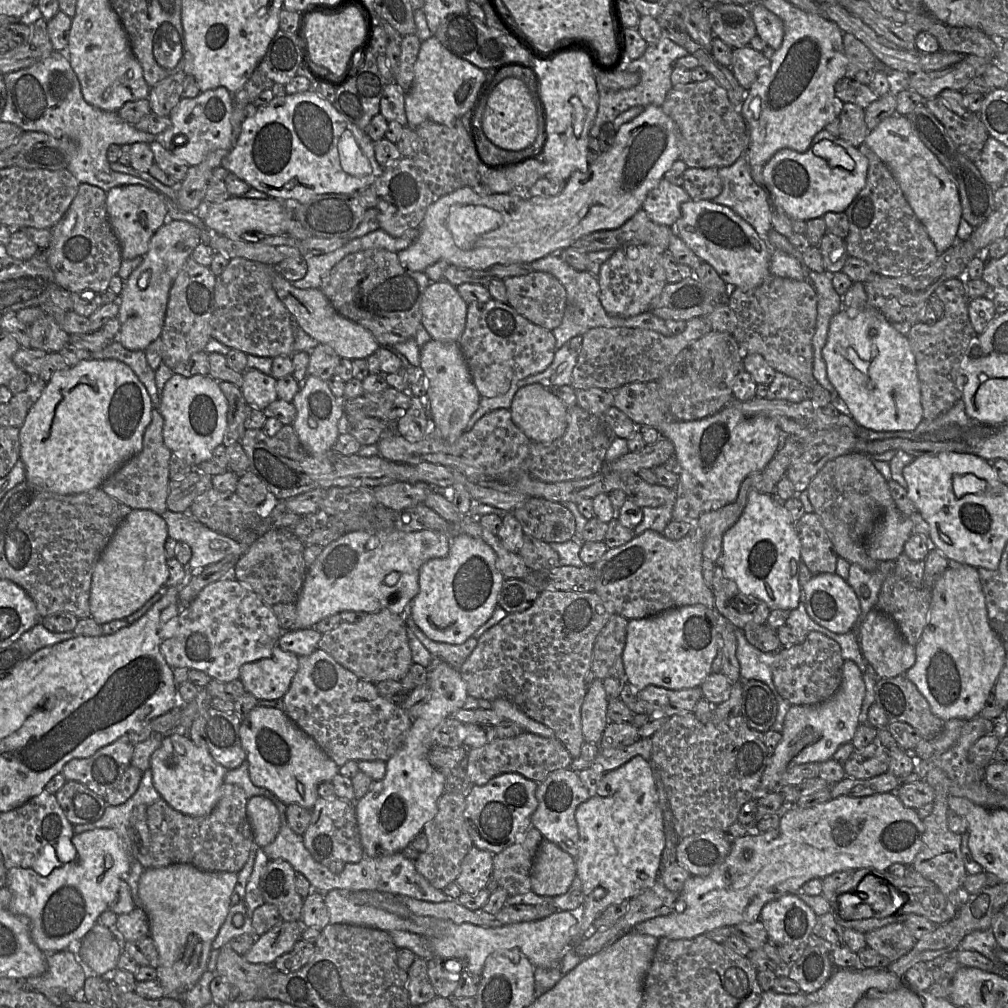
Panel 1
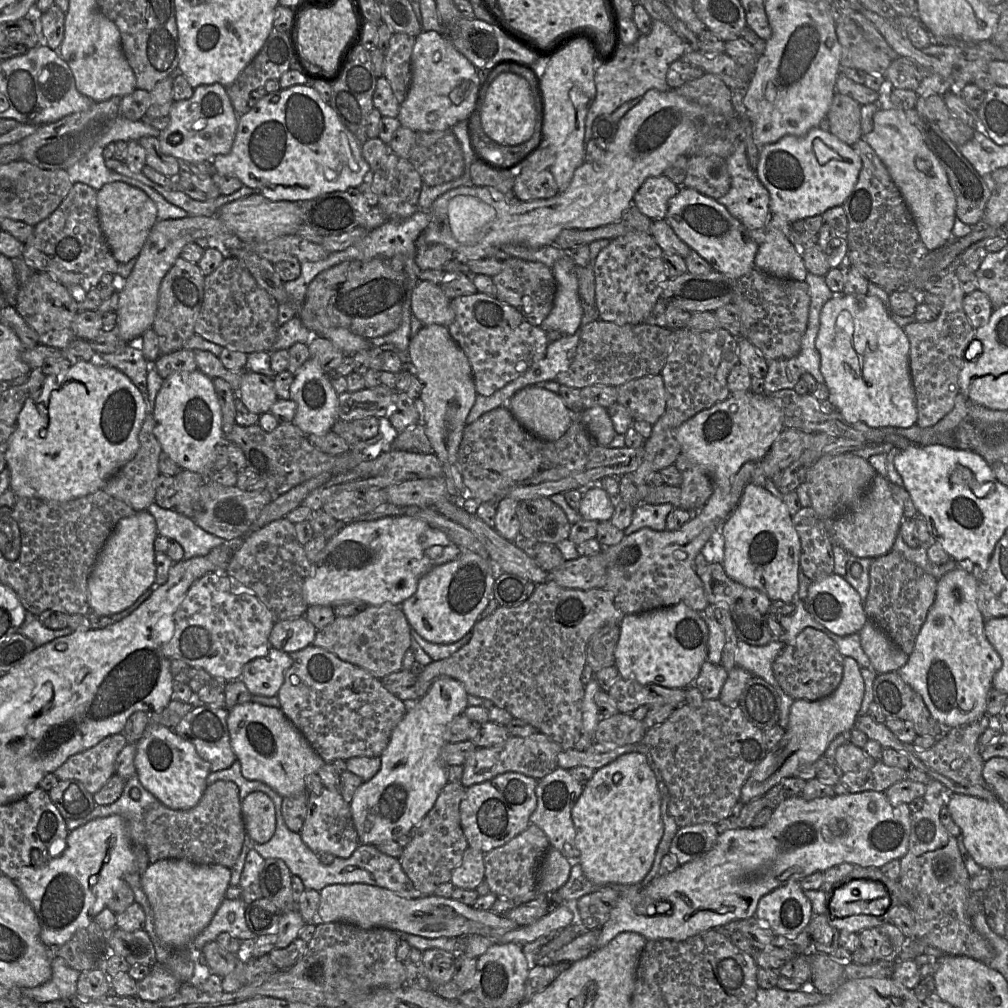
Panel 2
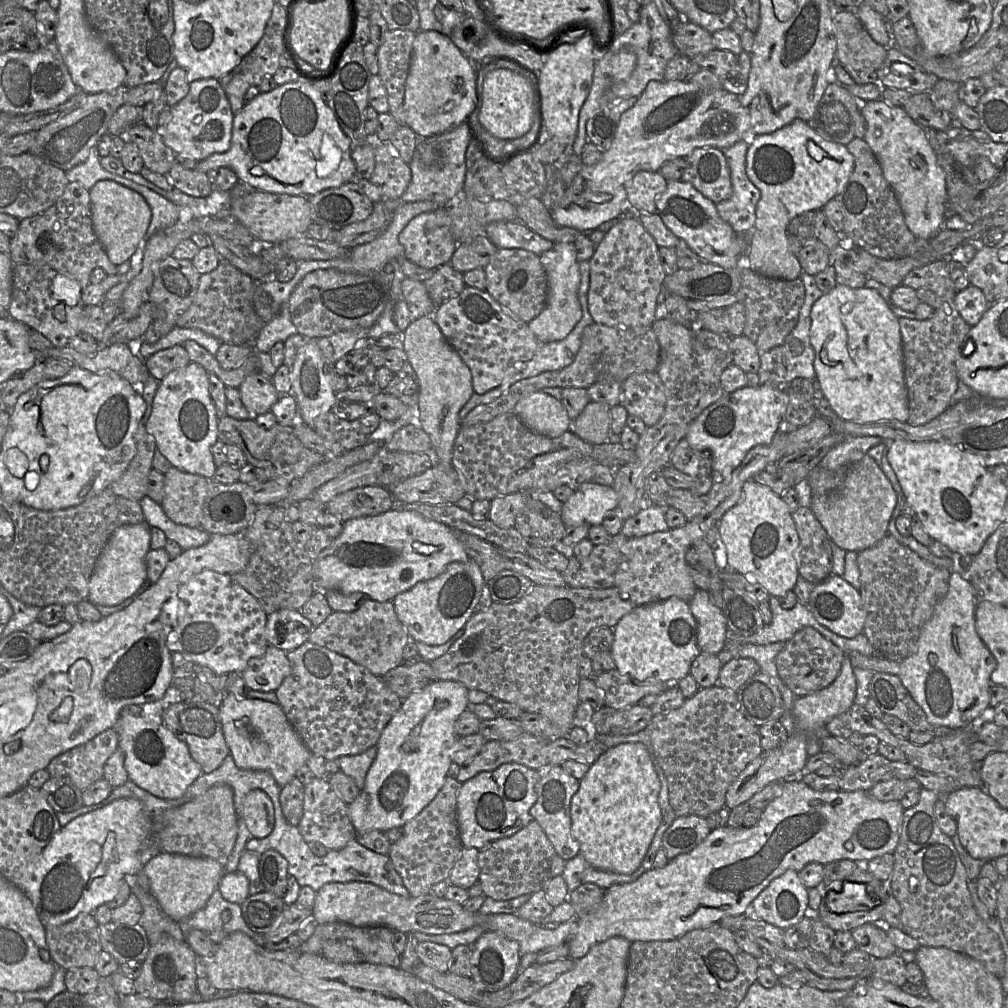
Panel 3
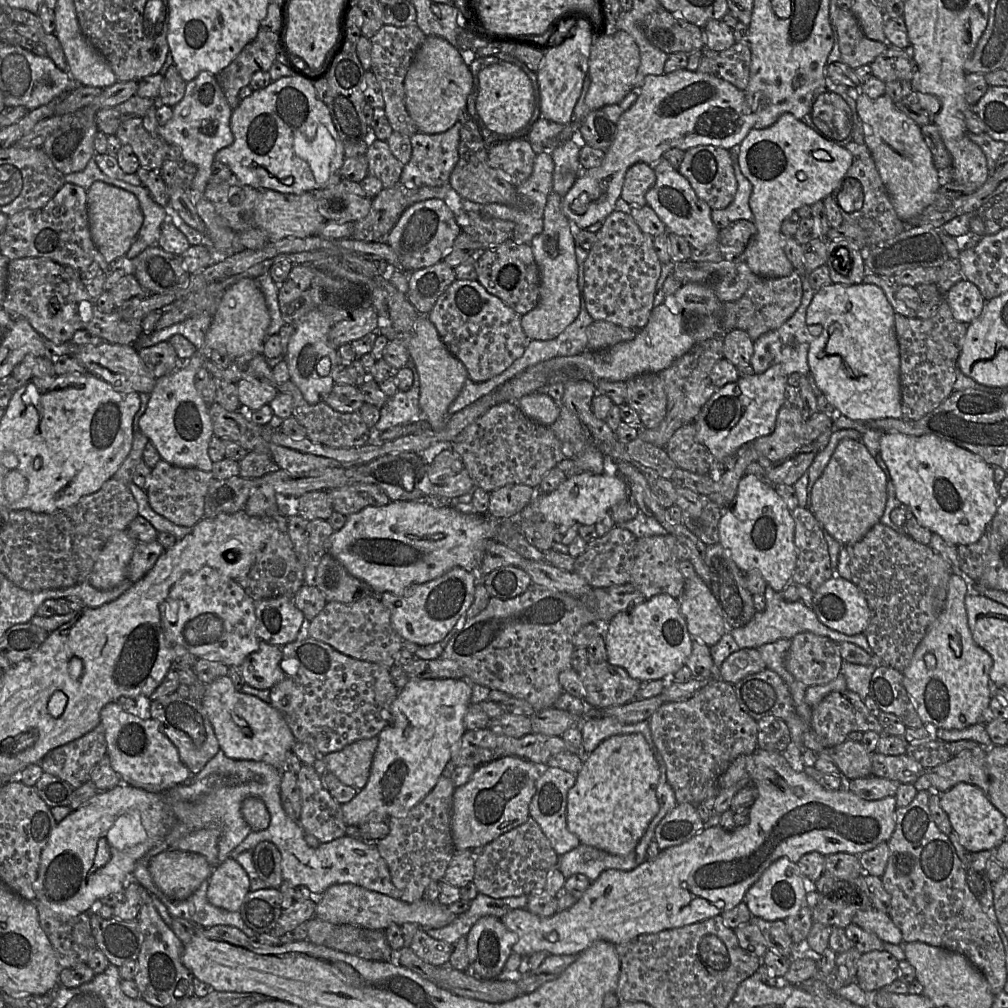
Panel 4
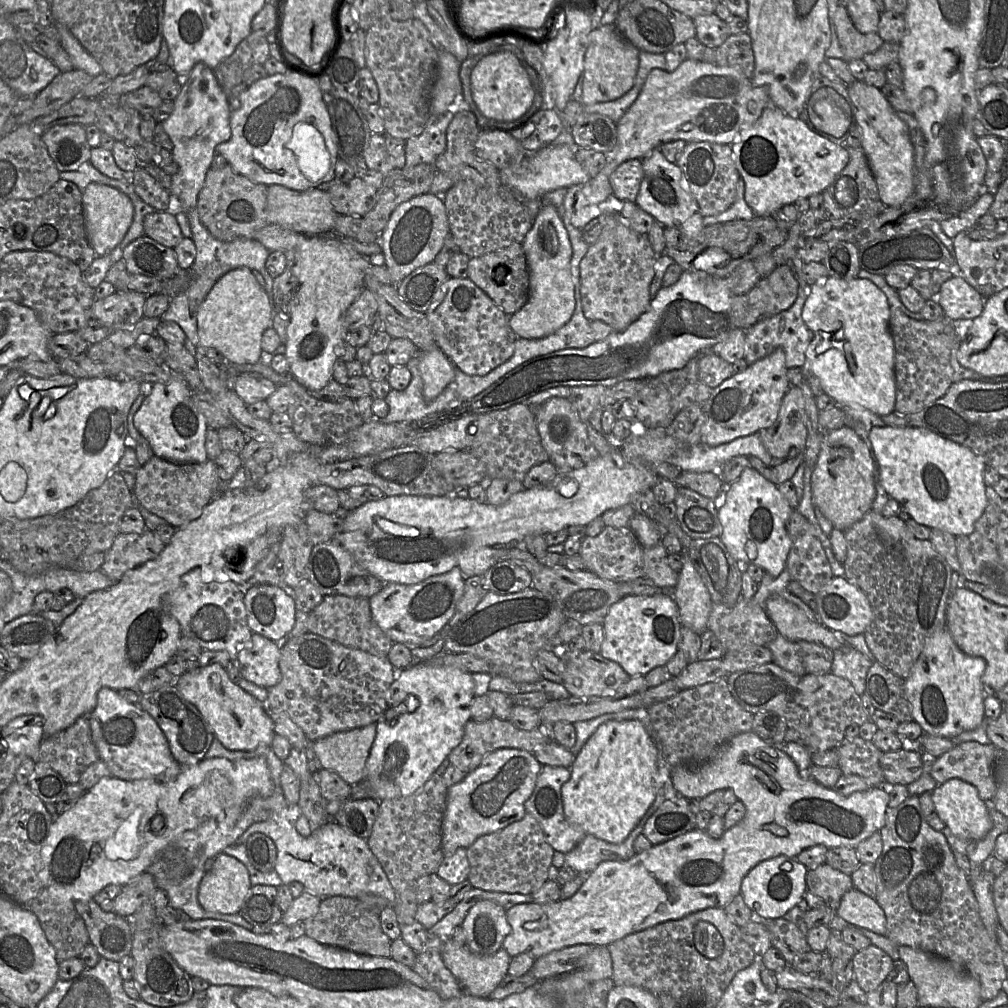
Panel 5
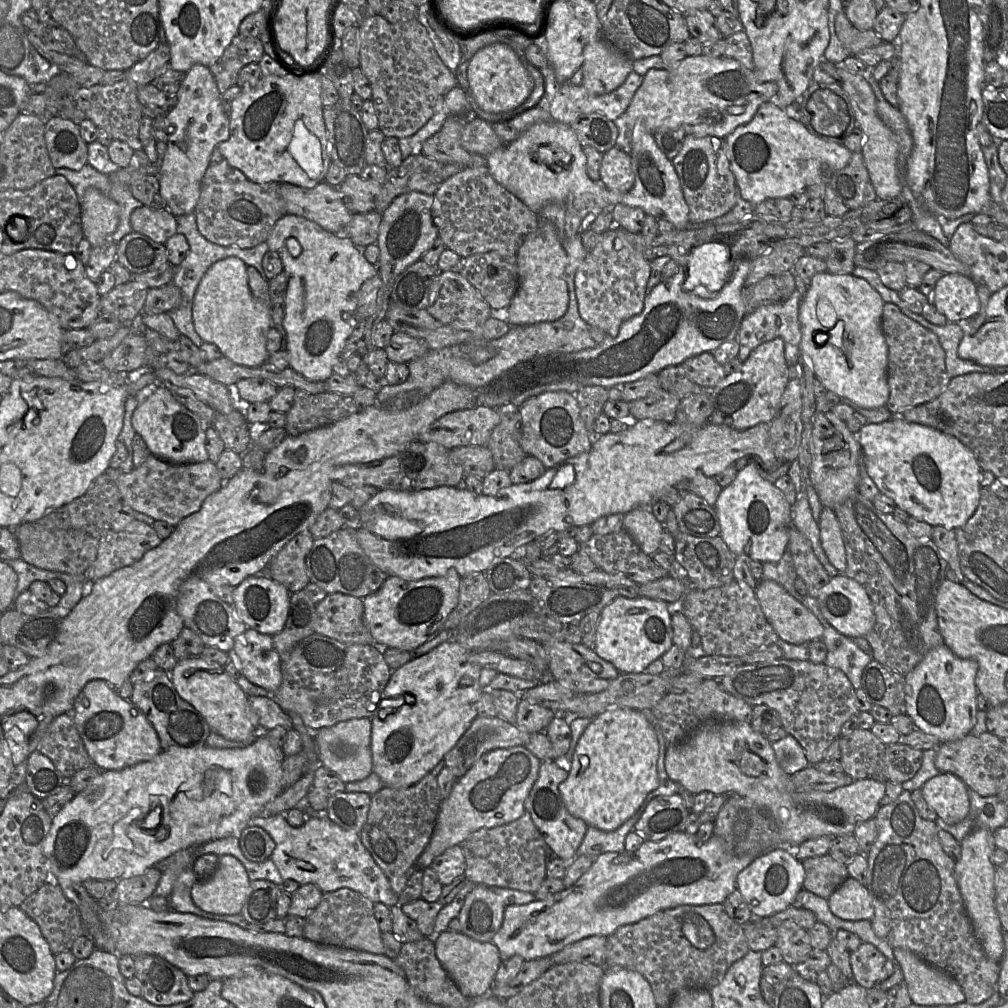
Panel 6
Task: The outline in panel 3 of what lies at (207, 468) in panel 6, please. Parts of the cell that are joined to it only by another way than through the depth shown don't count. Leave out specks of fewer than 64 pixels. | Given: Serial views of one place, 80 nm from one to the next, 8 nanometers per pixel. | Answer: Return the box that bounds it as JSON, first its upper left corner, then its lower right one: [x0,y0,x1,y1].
[160,466,209,528]

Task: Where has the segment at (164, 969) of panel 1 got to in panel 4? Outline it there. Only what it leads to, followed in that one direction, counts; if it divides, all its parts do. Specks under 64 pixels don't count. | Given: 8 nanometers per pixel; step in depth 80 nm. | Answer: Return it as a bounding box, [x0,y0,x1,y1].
[149,849,213,900]

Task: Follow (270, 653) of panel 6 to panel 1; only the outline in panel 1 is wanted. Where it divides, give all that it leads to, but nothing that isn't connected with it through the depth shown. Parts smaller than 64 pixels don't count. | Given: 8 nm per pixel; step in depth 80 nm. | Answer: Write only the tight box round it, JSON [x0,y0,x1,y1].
[239,644,298,700]

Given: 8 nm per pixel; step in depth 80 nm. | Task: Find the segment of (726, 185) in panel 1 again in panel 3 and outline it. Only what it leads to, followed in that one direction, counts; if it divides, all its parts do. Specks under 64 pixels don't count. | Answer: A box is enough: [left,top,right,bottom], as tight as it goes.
[716,139,761,234]

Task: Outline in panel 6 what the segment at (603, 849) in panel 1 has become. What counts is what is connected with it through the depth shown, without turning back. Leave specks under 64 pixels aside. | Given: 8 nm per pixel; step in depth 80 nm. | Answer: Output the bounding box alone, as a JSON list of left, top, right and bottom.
[559,707,659,832]

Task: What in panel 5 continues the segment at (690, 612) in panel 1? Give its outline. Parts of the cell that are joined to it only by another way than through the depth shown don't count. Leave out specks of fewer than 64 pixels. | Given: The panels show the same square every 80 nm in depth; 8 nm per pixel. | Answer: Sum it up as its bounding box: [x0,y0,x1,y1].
[599,592,682,677]

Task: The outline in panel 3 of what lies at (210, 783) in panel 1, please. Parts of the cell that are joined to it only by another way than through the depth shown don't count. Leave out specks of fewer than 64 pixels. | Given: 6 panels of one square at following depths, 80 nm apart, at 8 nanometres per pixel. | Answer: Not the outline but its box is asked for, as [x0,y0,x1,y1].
[114,715,203,800]

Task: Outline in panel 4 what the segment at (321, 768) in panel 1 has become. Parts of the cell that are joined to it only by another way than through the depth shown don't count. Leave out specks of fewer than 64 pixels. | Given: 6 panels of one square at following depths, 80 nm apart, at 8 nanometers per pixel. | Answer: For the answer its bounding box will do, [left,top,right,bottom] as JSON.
[200,675,297,773]

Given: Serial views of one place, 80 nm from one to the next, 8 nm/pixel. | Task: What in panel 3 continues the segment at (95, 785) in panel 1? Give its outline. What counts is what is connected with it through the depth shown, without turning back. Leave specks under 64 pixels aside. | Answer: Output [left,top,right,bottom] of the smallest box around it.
[46,728,119,791]

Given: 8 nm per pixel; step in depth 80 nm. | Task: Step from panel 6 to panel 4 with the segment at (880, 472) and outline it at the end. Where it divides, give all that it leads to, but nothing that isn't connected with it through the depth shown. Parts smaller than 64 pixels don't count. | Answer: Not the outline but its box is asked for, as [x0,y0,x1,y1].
[879,433,1000,545]

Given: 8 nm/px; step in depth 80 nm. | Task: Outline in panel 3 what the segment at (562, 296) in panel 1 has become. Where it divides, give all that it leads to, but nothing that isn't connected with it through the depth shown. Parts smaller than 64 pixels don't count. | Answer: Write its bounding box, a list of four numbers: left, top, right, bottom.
[483,248,548,322]

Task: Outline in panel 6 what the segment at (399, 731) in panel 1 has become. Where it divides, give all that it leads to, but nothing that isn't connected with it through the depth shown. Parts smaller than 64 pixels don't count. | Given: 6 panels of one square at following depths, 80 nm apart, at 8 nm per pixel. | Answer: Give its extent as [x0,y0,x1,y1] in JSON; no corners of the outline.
[273,633,392,730]

